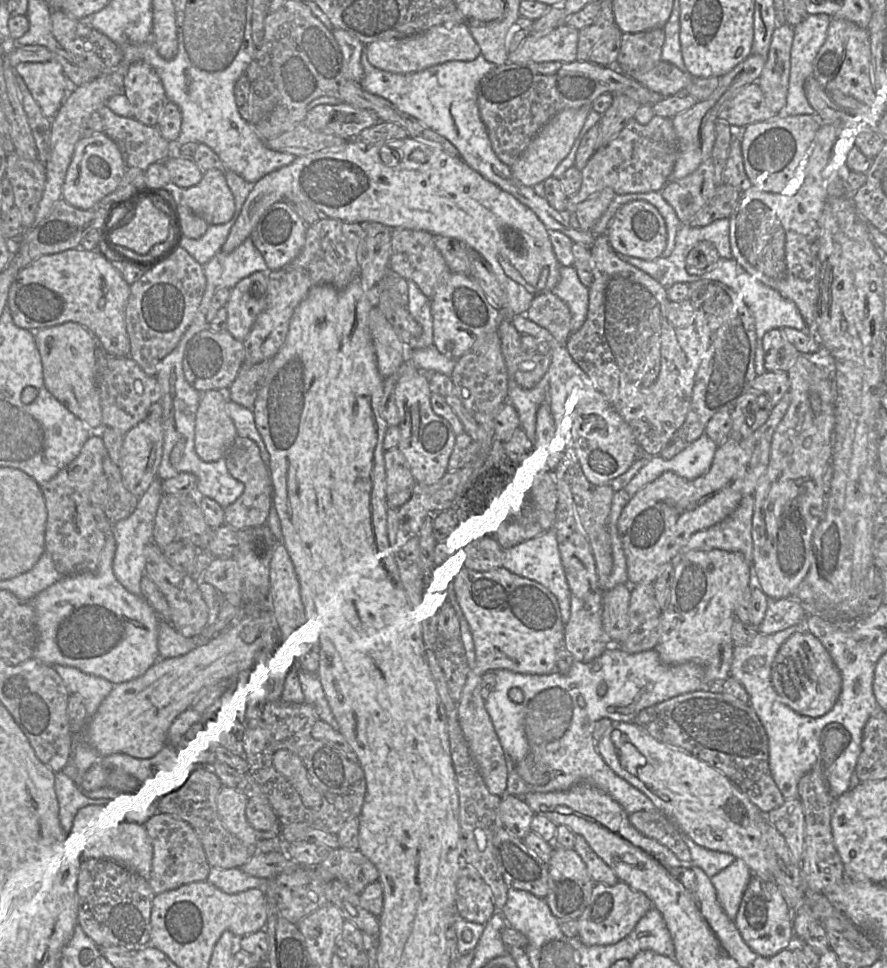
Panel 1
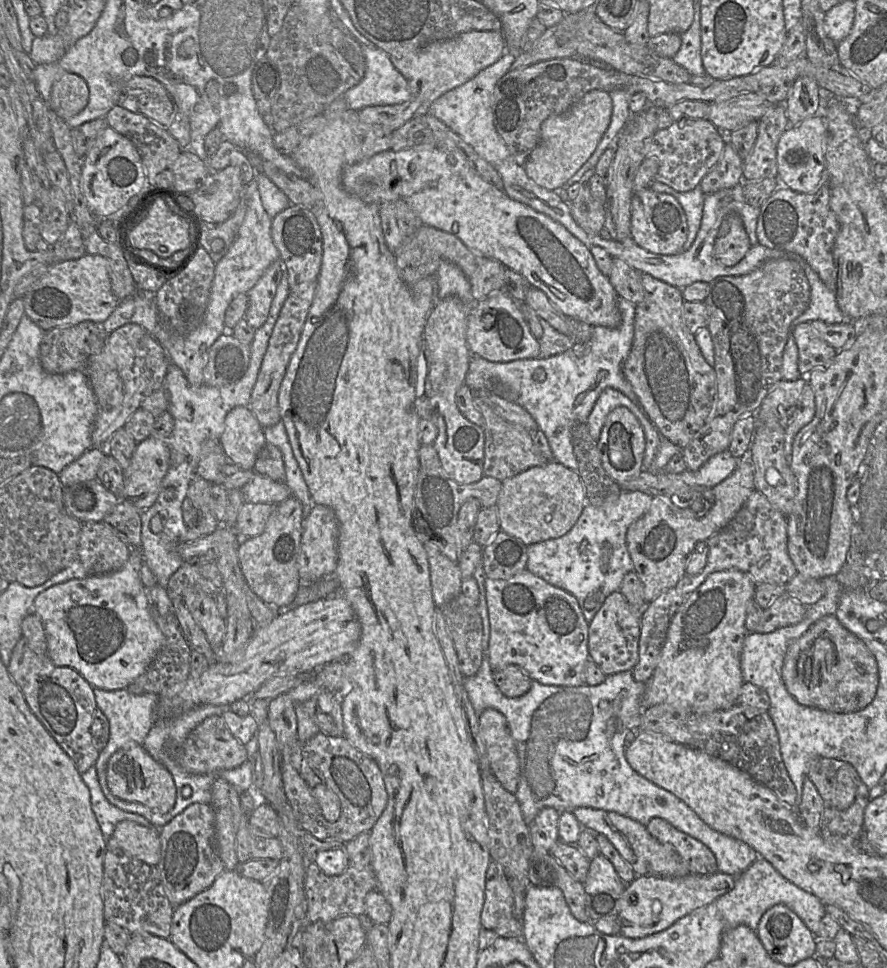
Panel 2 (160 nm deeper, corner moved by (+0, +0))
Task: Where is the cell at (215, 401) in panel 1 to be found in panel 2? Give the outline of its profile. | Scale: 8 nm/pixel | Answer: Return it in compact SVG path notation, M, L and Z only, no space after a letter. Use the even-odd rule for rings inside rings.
M248 406L231 409L219 437L228 460L243 469L253 469L259 452L267 444L263 429Z

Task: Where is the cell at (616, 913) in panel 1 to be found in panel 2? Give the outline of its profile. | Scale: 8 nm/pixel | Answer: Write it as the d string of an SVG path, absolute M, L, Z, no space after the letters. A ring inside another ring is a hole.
M720 872L702 876L688 874L678 878L637 876L627 884L617 902L620 935L638 939L666 930L678 919L712 904L717 898L730 891L734 887L736 877Z

